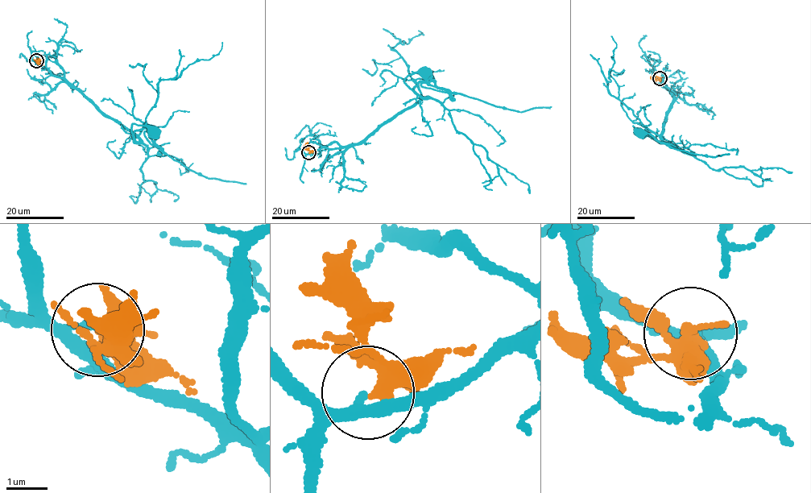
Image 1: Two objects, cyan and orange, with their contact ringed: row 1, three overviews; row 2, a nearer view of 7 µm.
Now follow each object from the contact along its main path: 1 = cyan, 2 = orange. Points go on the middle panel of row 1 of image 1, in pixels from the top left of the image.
1: (308, 152), (321, 148), (340, 149), (357, 145), (420, 97), (419, 83), (424, 80), (425, 72)
2: (308, 152), (308, 142)

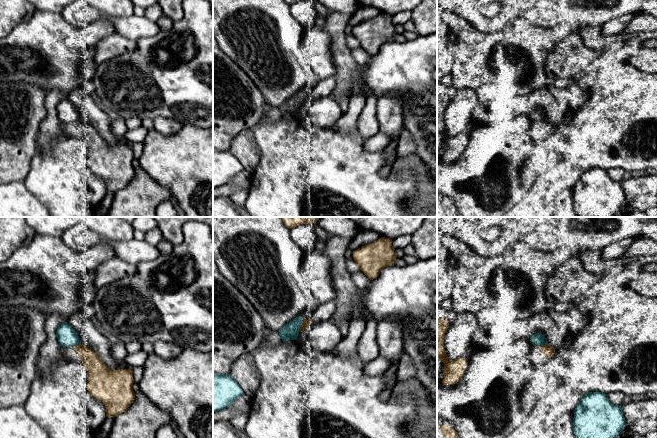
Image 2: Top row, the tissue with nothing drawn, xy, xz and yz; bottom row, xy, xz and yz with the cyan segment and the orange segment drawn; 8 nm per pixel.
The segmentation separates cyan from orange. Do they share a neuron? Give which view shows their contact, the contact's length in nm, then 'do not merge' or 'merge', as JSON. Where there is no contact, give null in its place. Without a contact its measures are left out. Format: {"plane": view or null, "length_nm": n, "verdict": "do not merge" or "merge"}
{"plane": "xz", "length_nm": 90, "verdict": "do not merge"}

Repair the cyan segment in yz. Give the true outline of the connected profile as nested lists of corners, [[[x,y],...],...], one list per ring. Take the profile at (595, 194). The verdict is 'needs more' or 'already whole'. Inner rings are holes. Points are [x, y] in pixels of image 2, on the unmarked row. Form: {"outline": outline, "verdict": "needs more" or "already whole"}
{"outline": [[[589,168],[574,186],[574,209],[579,217],[611,217],[626,202],[621,182],[612,180],[607,170]]], "verdict": "already whole"}

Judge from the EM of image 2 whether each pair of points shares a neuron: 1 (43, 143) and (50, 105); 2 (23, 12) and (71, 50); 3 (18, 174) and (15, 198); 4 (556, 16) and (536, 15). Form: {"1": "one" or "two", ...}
{"1": "one", "2": "two", "3": "two", "4": "one"}

